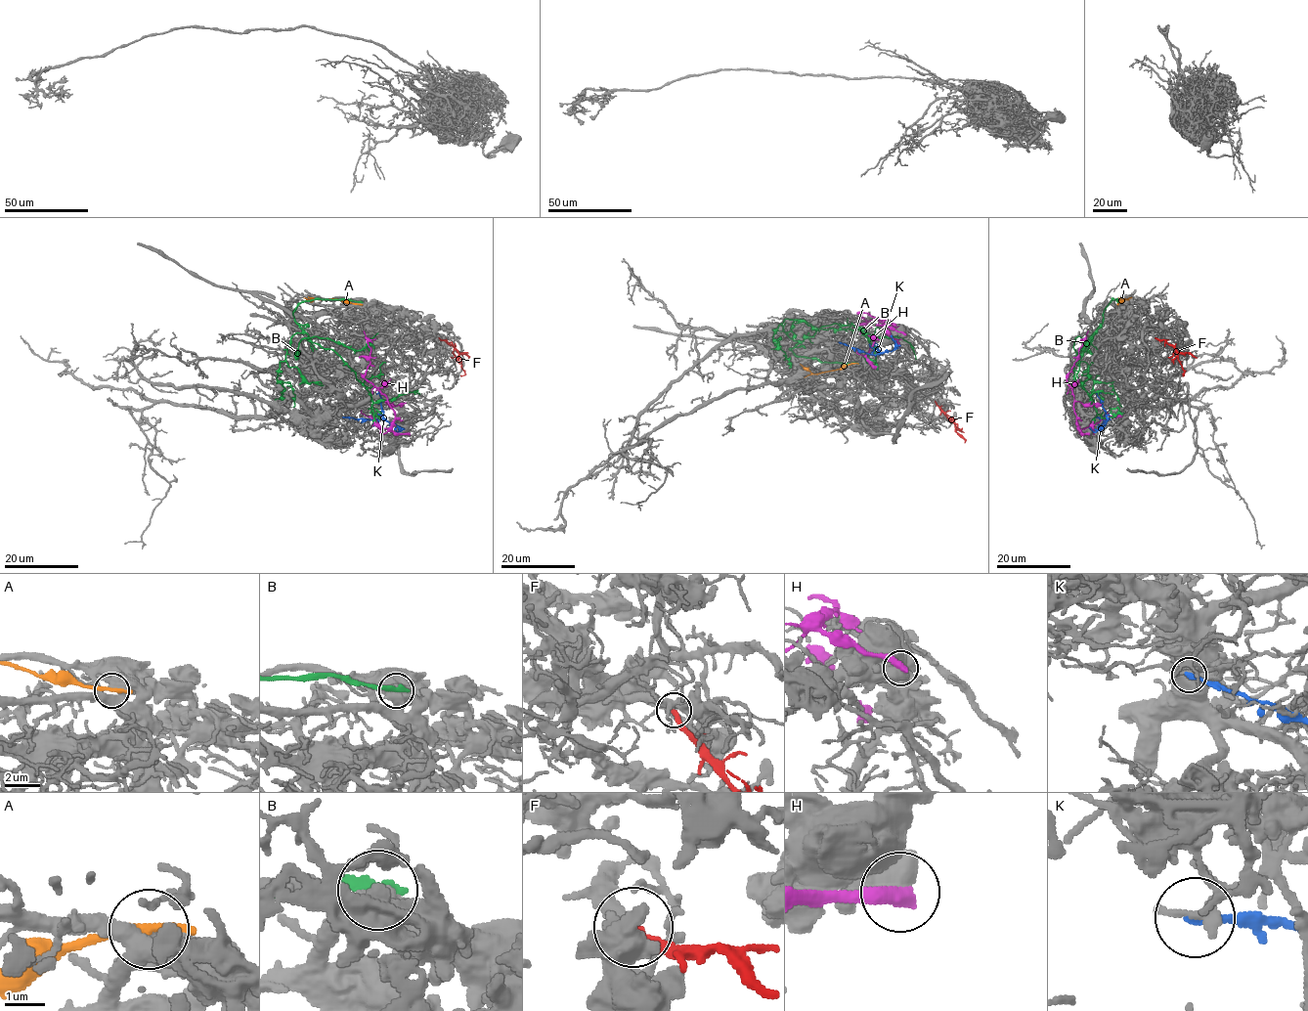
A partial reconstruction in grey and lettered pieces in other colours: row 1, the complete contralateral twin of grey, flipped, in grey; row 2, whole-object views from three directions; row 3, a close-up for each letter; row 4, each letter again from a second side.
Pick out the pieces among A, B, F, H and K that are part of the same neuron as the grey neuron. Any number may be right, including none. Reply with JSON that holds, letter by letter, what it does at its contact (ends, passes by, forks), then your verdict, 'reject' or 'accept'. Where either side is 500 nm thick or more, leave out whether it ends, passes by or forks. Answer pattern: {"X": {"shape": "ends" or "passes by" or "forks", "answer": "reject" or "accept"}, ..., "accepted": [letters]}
{"A": {"shape": "ends", "answer": "reject"}, "B": {"shape": "ends", "answer": "reject"}, "F": {"shape": "ends", "answer": "accept"}, "H": {"answer": "reject"}, "K": {"shape": "ends", "answer": "reject"}, "accepted": ["F"]}

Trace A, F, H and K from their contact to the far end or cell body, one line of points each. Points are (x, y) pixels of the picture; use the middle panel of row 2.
A: (853, 363), (818, 373), (811, 373), (800, 364)
F: (936, 401), (961, 430), (957, 428)
H: (904, 334), (888, 326), (890, 321), (861, 312), (867, 325), (859, 333)
K: (839, 342), (878, 355), (893, 348), (891, 335)

